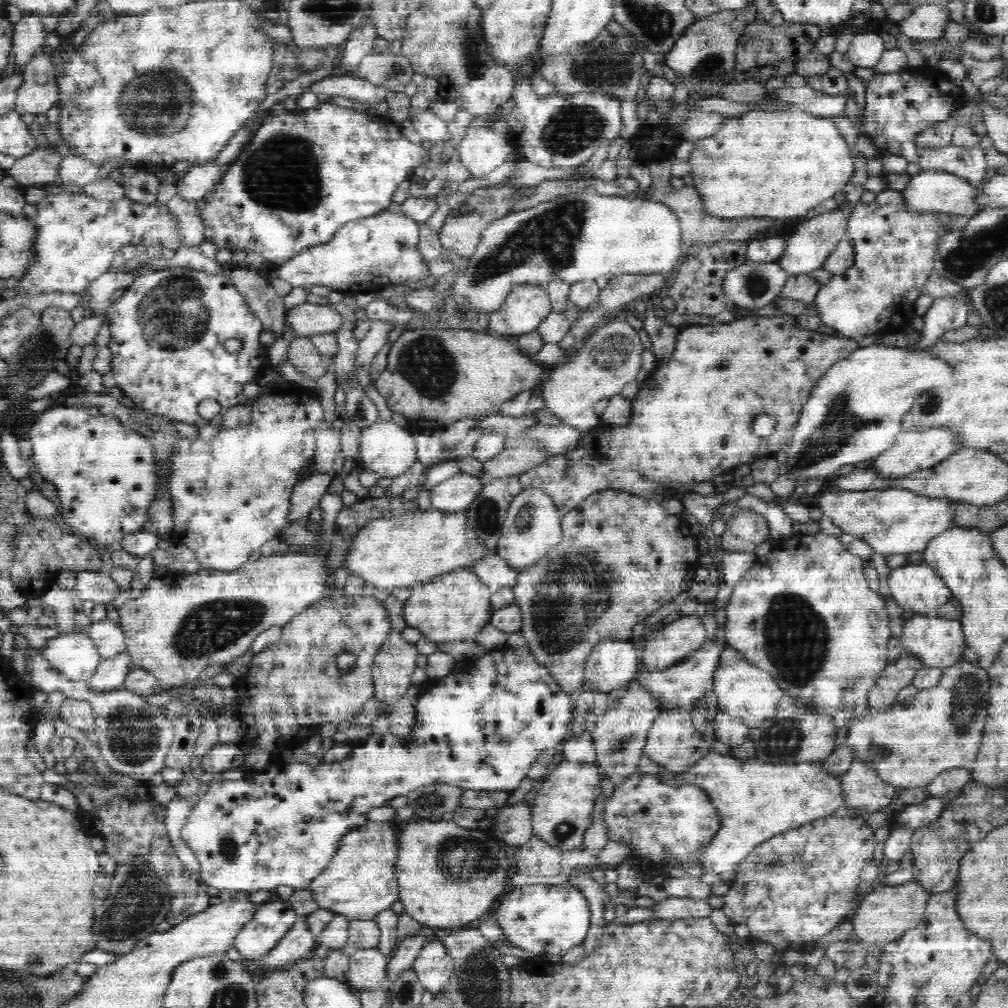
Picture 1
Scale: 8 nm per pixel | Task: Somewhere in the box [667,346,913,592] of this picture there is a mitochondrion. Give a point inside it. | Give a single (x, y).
(841, 422)

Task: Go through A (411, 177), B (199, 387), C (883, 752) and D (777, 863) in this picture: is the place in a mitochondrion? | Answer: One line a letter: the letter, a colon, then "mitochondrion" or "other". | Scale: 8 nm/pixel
A: other
B: other
C: mitochondrion
D: mitochondrion

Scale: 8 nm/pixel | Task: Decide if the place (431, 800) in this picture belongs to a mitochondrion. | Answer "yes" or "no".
yes

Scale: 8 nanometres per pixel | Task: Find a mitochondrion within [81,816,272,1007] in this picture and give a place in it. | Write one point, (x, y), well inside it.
(139, 901)

